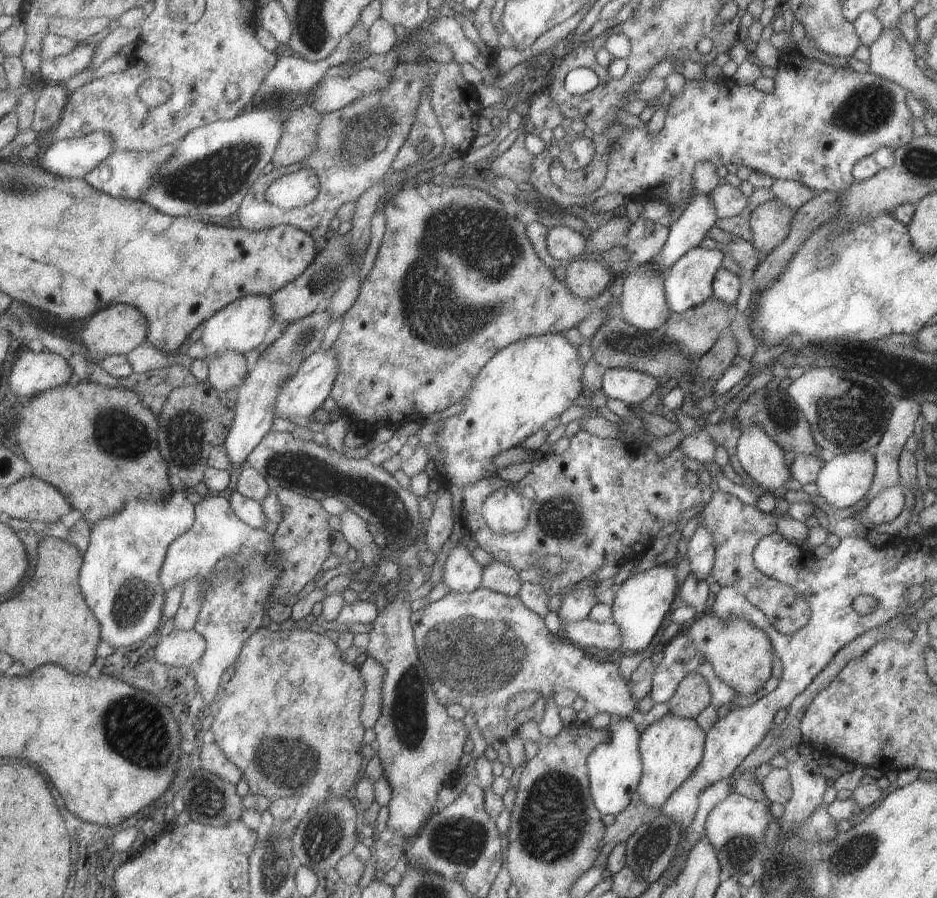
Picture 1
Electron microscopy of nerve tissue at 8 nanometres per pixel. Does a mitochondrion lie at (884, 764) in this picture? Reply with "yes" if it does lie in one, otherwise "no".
no

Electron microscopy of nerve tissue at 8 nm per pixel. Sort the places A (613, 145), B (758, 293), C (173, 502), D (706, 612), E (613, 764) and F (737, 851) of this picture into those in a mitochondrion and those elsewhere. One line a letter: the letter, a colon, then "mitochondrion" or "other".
A: other
B: other
C: other
D: other
E: other
F: mitochondrion

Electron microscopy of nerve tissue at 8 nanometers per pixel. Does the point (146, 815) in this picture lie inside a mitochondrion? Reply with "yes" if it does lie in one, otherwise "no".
no

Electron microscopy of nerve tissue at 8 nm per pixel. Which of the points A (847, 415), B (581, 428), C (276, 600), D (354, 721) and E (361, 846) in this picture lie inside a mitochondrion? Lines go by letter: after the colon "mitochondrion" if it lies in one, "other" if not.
A: mitochondrion
B: other
C: other
D: other
E: other

